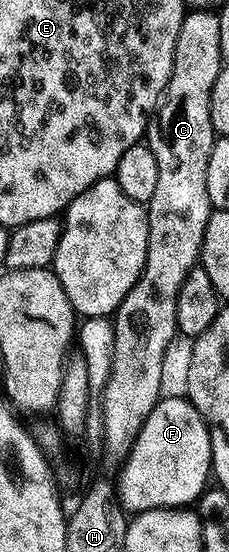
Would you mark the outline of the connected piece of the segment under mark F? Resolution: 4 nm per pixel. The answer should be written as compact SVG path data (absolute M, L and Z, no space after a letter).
M165 396L157 401L136 432L132 448L123 458L122 504L129 514L188 507L199 502L204 490L209 488L212 444L208 425L191 401L180 397Z

